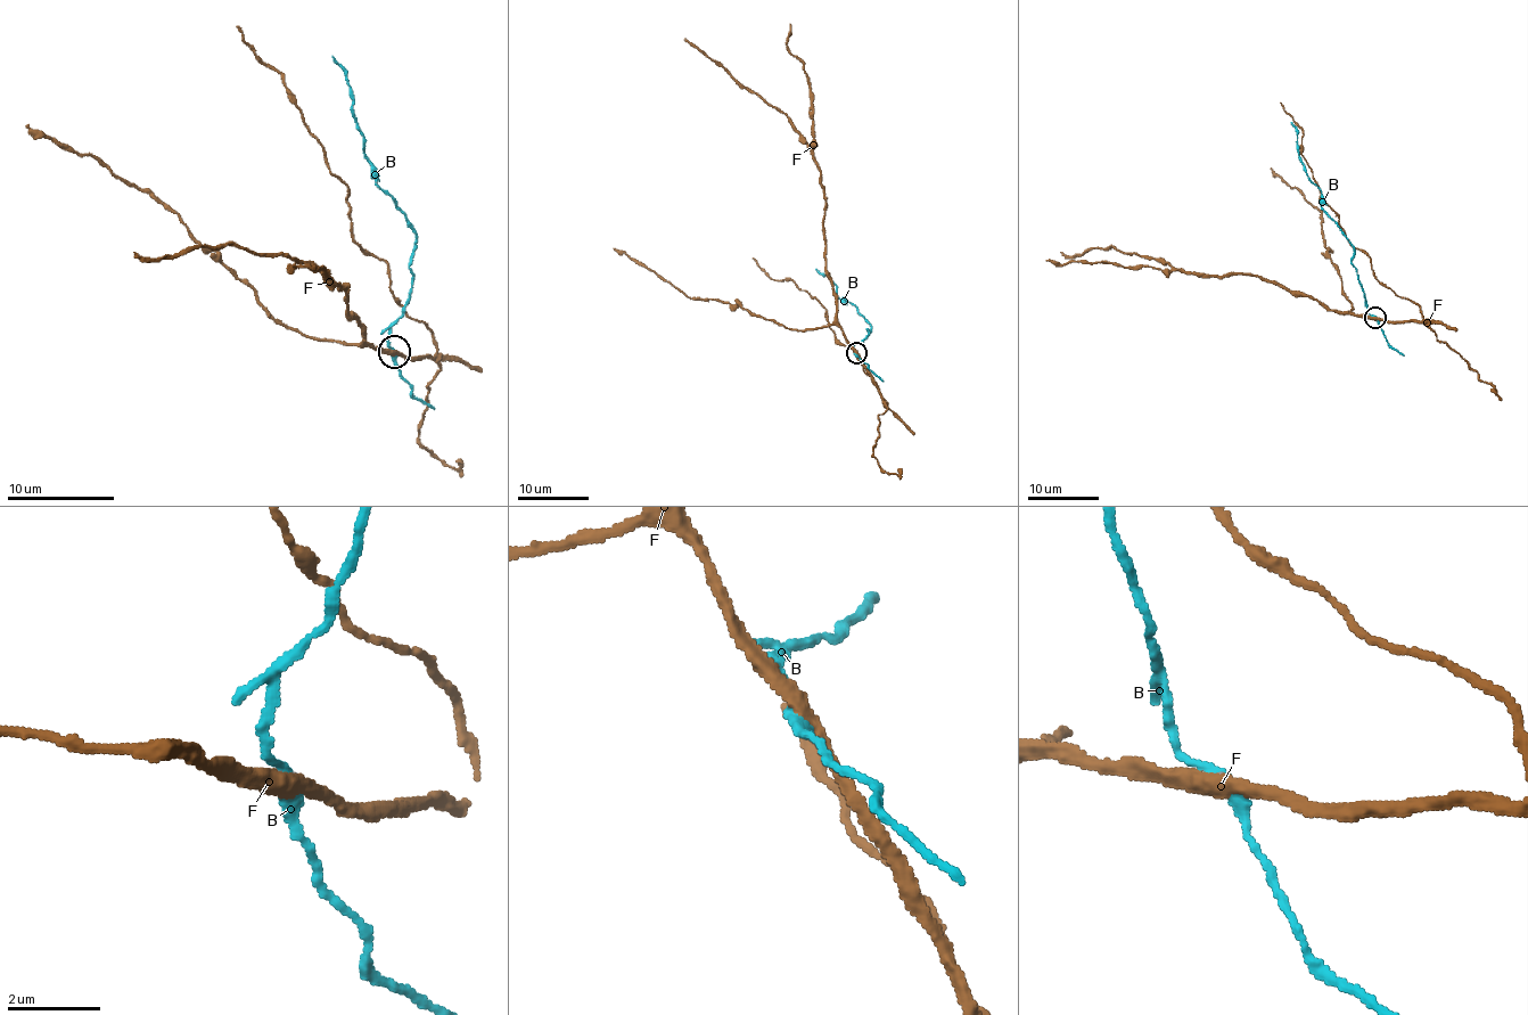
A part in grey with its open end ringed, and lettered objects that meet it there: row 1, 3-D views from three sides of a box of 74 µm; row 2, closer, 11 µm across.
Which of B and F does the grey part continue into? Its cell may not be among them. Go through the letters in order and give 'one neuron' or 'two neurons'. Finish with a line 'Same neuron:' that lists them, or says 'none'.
B: one neuron
F: two neurons
Same neuron: B

